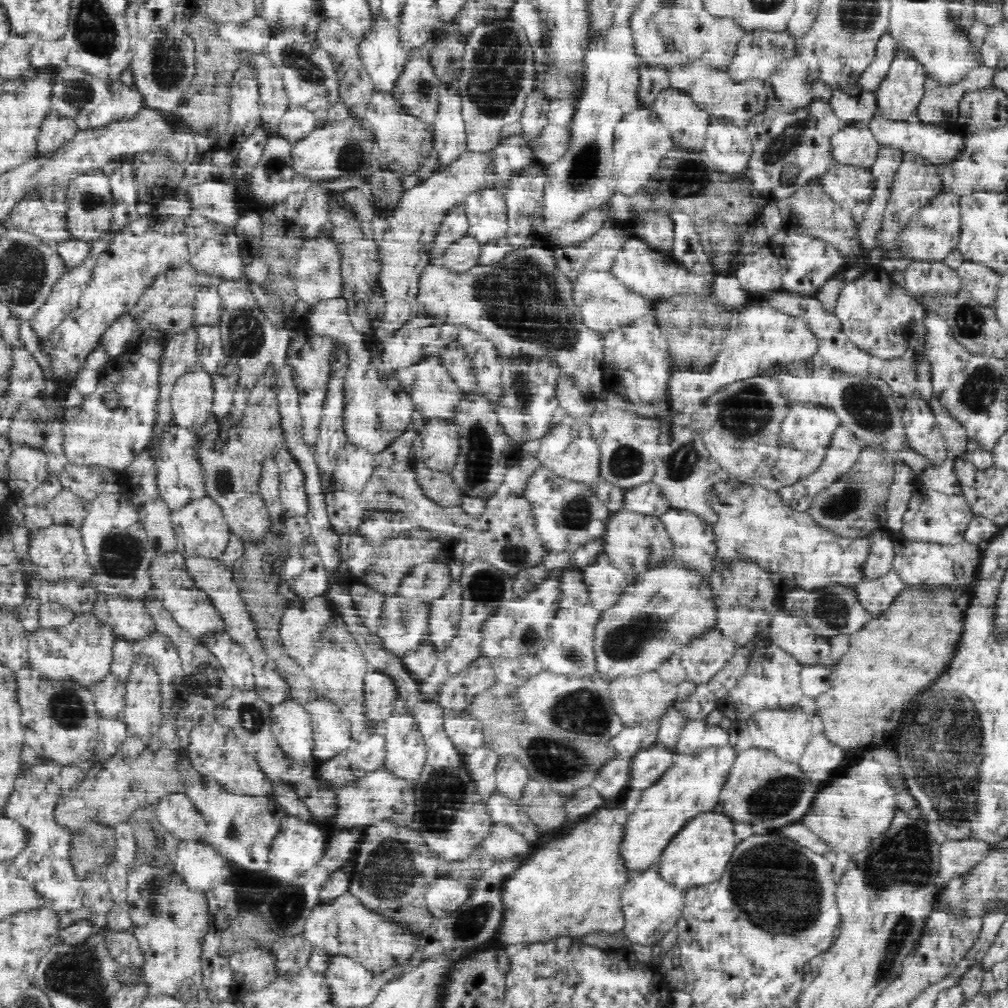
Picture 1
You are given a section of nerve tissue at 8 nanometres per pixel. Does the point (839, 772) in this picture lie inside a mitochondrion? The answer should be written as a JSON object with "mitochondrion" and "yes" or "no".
{"mitochondrion":"no"}

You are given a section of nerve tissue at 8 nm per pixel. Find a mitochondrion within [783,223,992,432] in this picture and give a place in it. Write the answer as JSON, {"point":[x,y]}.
{"point":[969,321]}

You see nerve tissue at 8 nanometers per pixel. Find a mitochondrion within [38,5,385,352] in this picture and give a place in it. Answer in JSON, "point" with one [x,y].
{"point":[165,60]}

